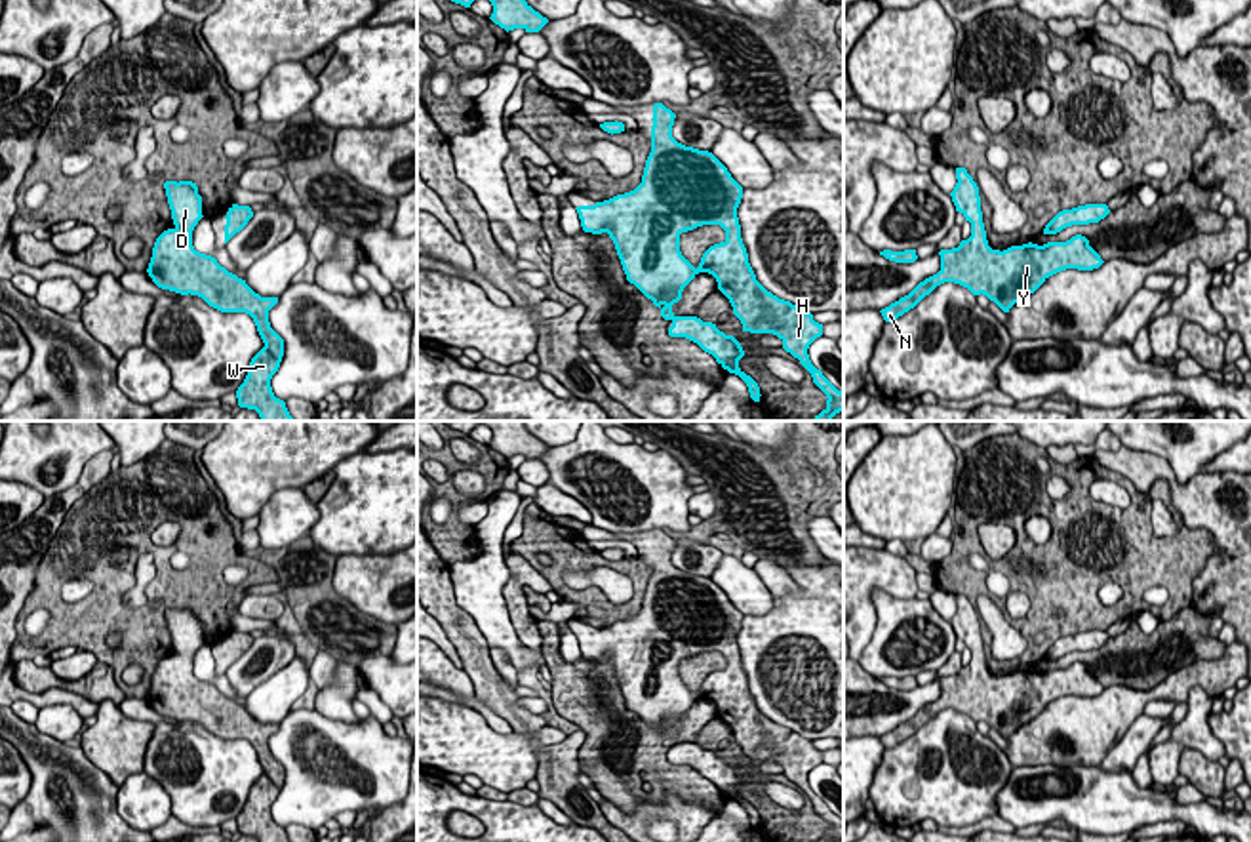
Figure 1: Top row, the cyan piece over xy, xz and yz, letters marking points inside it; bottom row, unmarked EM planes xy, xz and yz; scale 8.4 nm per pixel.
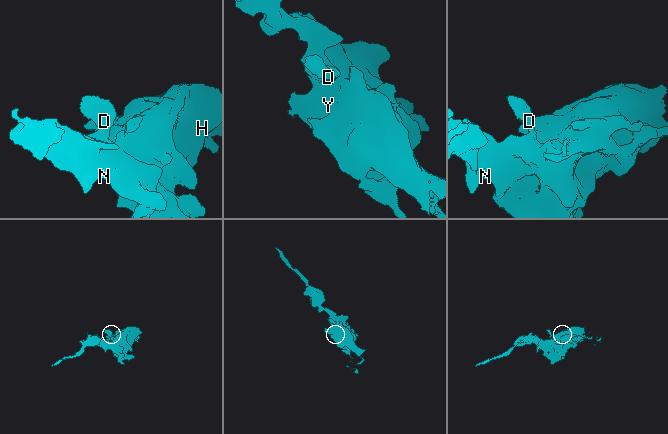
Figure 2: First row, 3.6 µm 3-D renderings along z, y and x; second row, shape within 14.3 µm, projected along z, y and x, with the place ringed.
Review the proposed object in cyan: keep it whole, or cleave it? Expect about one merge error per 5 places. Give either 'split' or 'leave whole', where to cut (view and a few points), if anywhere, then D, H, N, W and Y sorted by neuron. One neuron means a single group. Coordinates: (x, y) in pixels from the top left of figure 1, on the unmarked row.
leave whole; cut none; groups D H N W Y

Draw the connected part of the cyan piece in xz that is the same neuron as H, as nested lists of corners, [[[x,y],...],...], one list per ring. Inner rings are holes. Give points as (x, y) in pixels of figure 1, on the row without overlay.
[[[663,530],[653,531],[651,579],[642,610],[630,619],[575,634],[583,657],[607,659],[626,707],[672,749],[668,762],[685,764],[712,781],[724,796],[746,810],[754,829],[760,829],[762,821],[758,810],[739,794],[745,783],[741,770],[712,749],[672,739],[672,732],[699,699],[716,705],[743,758],[777,762],[783,775],[811,800],[828,825],[819,842],[844,838],[844,819],[807,781],[809,772],[823,762],[823,751],[756,707],[737,644],[743,613],[712,579],[678,570],[672,564],[674,545]],[[703,652],[720,652],[725,667],[710,672],[695,695],[680,678],[680,661]]]

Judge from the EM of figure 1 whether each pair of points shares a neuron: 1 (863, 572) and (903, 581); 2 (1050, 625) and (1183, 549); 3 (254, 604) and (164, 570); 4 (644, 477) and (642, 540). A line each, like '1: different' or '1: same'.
1: same
2: same
3: different
4: different

